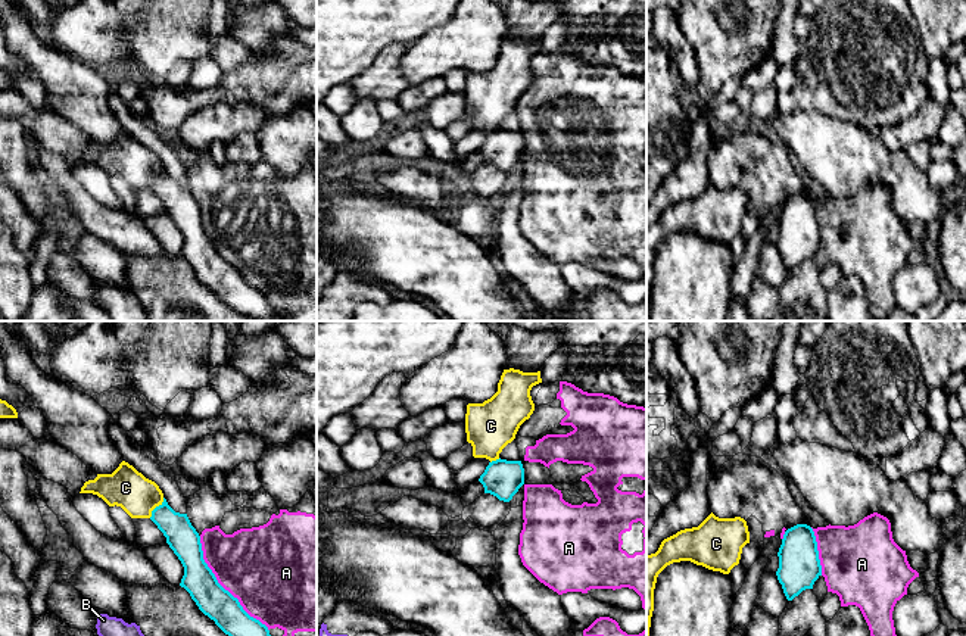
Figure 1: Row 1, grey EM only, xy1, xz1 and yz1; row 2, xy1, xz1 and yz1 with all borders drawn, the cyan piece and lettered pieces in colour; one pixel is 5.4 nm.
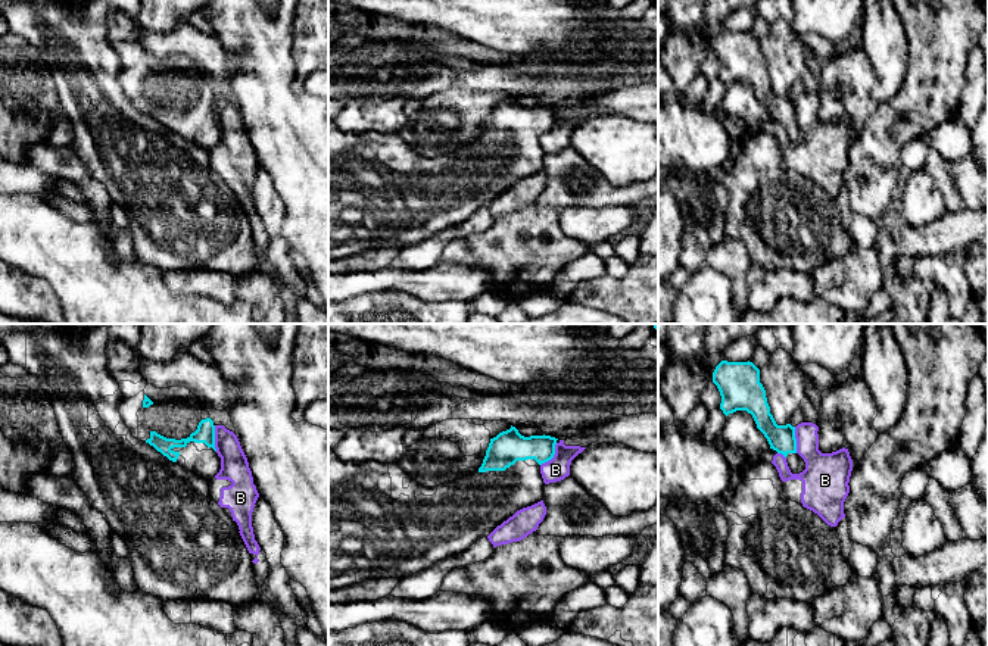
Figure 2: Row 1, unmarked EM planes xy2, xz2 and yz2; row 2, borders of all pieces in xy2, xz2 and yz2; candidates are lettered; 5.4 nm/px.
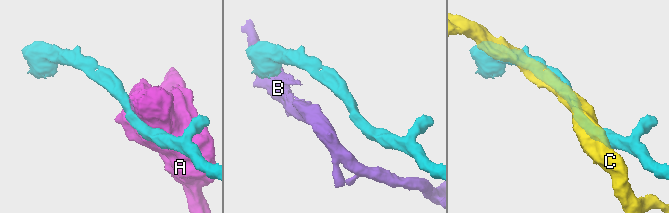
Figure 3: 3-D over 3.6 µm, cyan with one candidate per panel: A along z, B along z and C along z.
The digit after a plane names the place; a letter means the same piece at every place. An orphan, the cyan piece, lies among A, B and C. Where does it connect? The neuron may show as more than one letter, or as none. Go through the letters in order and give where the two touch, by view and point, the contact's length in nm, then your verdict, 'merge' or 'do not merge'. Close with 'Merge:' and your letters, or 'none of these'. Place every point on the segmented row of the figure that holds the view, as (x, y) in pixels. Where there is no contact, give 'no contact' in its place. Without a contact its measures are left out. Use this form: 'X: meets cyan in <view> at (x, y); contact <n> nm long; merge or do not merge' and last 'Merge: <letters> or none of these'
A: meets cyan in xy1 at (221, 586); contact 650 nm long; do not merge
B: meets cyan in xz2 at (552, 456); contact 160 nm long; do not merge
C: meets cyan in xy1 at (155, 508); contact 140 nm long; do not merge
Merge: none of these

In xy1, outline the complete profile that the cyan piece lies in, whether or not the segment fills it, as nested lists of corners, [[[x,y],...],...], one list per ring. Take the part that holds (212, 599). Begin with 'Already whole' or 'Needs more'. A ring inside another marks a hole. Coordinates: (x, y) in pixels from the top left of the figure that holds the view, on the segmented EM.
Already whole. [[[163,498],[152,511],[150,520],[184,567],[180,586],[190,593],[205,615],[228,636],[271,636],[268,627],[250,617],[239,599],[218,583],[203,559],[200,536],[187,514],[175,512]]]

